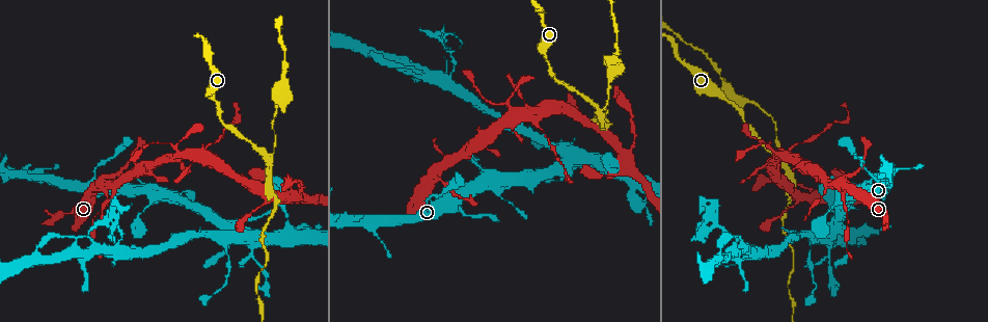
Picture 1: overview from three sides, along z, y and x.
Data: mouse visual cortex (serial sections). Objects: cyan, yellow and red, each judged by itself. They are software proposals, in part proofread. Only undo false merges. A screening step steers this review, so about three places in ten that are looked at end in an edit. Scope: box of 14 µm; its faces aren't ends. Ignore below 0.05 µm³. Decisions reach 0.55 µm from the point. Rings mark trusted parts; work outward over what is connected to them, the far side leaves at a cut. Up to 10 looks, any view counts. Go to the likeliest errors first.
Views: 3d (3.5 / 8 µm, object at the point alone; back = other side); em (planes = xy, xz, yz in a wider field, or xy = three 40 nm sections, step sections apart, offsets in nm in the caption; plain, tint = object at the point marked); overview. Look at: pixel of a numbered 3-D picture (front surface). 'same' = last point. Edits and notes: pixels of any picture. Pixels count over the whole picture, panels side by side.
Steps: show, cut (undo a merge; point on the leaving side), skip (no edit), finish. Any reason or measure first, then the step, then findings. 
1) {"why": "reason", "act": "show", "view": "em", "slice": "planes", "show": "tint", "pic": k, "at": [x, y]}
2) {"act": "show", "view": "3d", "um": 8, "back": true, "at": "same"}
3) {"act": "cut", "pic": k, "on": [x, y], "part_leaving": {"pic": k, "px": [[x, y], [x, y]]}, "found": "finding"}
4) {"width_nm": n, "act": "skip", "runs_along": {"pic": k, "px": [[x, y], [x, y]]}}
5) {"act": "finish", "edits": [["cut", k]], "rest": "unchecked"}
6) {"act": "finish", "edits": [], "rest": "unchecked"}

{"why": "three-way junction", "act": "show", "view": "3d", "um": 3.5, "pic": 1, "at": [882, 188]}

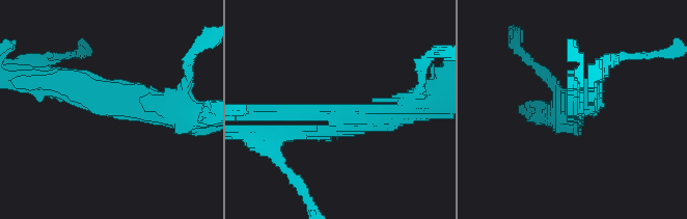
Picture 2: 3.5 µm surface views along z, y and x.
{"arms": 3, "arm_widths_nm": [250, 250, 300], "act": "show", "view": "em", "slice": "xy", "step": 3, "show": "tint", "pic": 2, "at": [111, 100]}

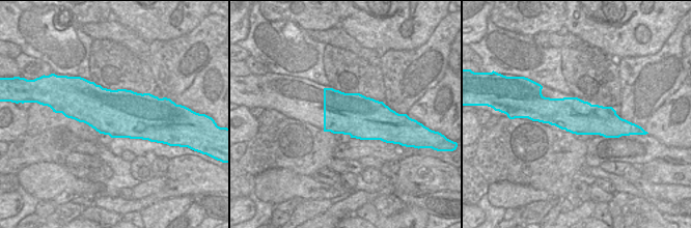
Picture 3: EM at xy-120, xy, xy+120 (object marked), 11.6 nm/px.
{"act": "skip", "found": "one cell here"}

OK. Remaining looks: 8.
{"why": "thick turns thin", "act": "show", "view": "3d", "um": 3.5, "pic": 1, "at": [598, 112]}

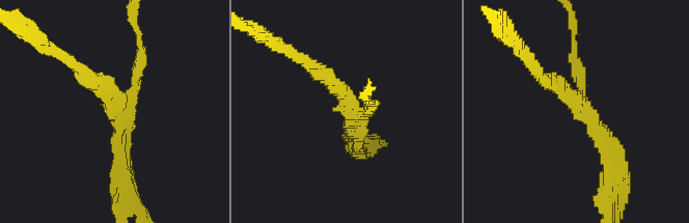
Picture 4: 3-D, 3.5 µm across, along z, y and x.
{"arms": 3, "arm_widths_nm": [200, 200, 200], "act": "show", "view": "em", "slice": "planes", "show": "tint", "pic": 4, "at": [574, 98]}

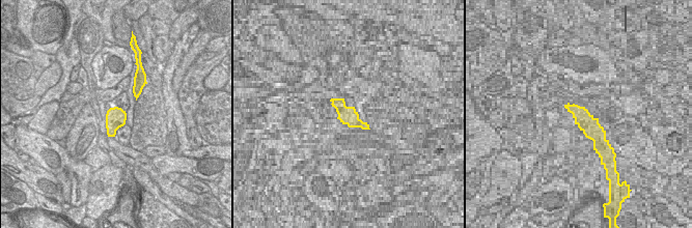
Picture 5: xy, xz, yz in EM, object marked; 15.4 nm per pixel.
{"width_nm": 320, "act": "cut", "pic": 4, "on": [571, 57], "part_leaving": {"pic": 4, "px": [[582, 90], [572, 20]]}, "found": "two cells meet here"}

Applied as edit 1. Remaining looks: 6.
{"why": "calibre changes", "act": "show", "view": "3d", "um": 3.5, "pic": 1, "at": [811, 242]}

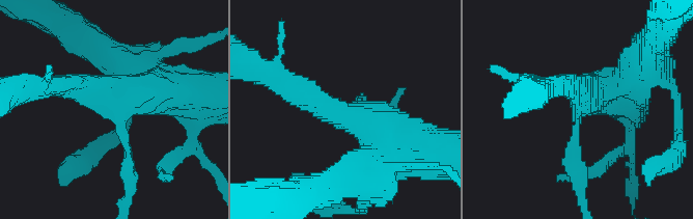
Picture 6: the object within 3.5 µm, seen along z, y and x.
{"act": "show", "view": "em", "slice": "xy", "step": 3, "show": "tint", "pic": 6, "at": [581, 104]}

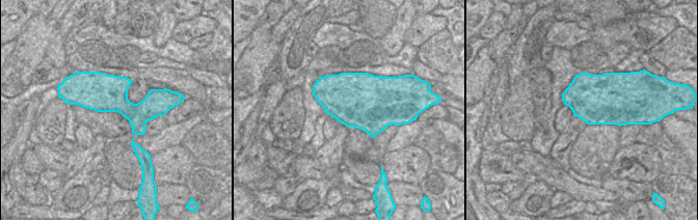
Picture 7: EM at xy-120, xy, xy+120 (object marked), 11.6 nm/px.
{"act": "skip", "runs_along": {"pic": 6, "px": [[624, 83], [581, 106], [576, 172]]}, "found": "one cell here"}

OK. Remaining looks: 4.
{"why": "three-way junction", "act": "show", "view": "3d", "um": 3.5, "pic": 1, "at": [720, 225]}

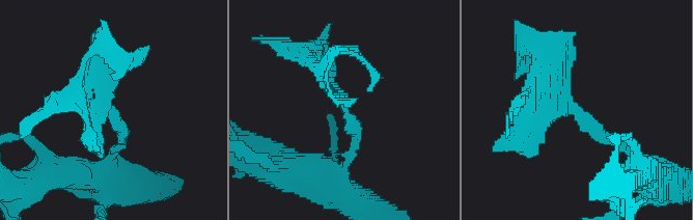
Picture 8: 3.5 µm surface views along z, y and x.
{"act": "show", "view": "em", "slice": "xy", "step": 1, "show": "tint", "pic": 8, "at": [111, 110]}

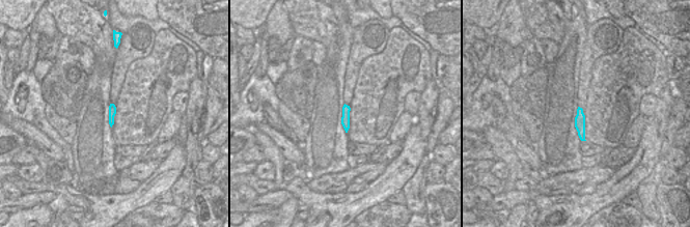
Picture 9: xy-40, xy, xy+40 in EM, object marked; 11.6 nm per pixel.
{"act": "cut", "pic": 8, "on": [539, 129], "part_leaving": {"pic": 8, "px": [[567, 97], [525, 43], [520, 52]]}, "found": "two cells meet here"}

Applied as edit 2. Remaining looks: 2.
{"act": "finish", "edits": [["cut", 4], ["cut", 8]], "rest": "unchecked"}

